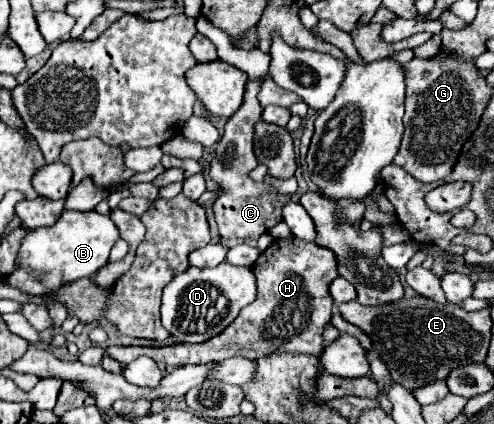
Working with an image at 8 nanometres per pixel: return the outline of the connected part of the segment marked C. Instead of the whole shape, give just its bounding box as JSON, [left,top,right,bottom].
[210,79,290,239]

